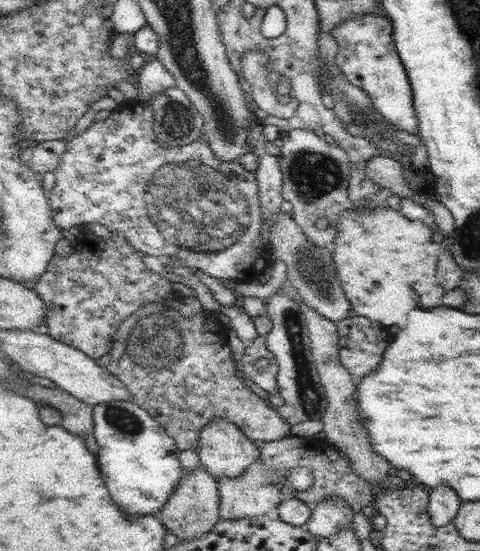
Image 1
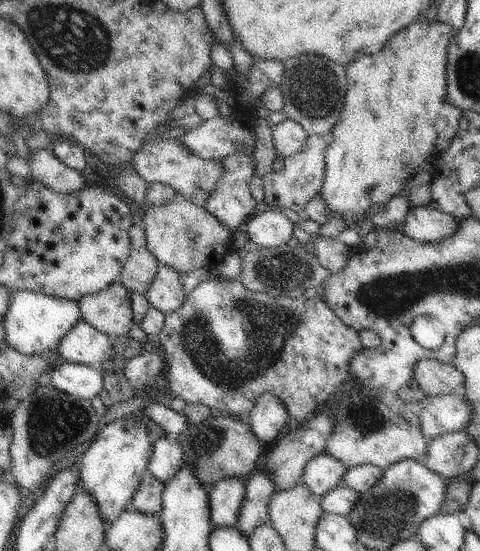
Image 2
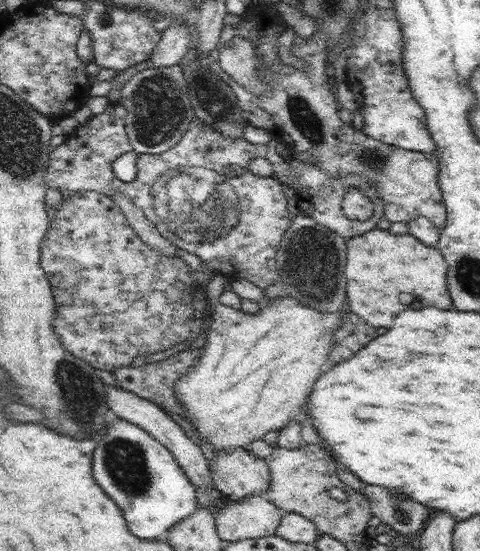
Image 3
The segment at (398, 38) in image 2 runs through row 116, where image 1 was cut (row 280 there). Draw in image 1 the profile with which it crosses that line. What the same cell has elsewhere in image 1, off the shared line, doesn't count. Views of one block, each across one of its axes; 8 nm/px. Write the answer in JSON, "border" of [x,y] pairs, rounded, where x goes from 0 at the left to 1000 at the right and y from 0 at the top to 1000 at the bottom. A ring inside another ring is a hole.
{"border":[[[806,370],[771,381],[727,381],[708,387],[702,423],[694,439],[692,470],[721,541],[729,544],[733,572],[758,574],[794,584],[806,593],[819,588],[842,592],[850,566],[863,559],[904,559],[921,552],[925,523],[908,508],[908,479],[917,443],[900,436],[892,401],[854,399],[831,381]]]}

